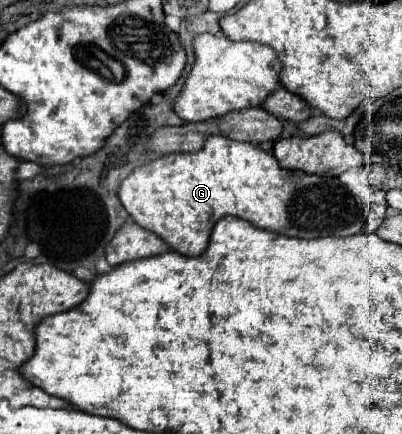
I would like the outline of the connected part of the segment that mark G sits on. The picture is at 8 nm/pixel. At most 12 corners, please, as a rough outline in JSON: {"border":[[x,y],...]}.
{"border":[[222,135],[118,197],[180,255],[232,215],[286,237],[364,229],[338,177]]}

